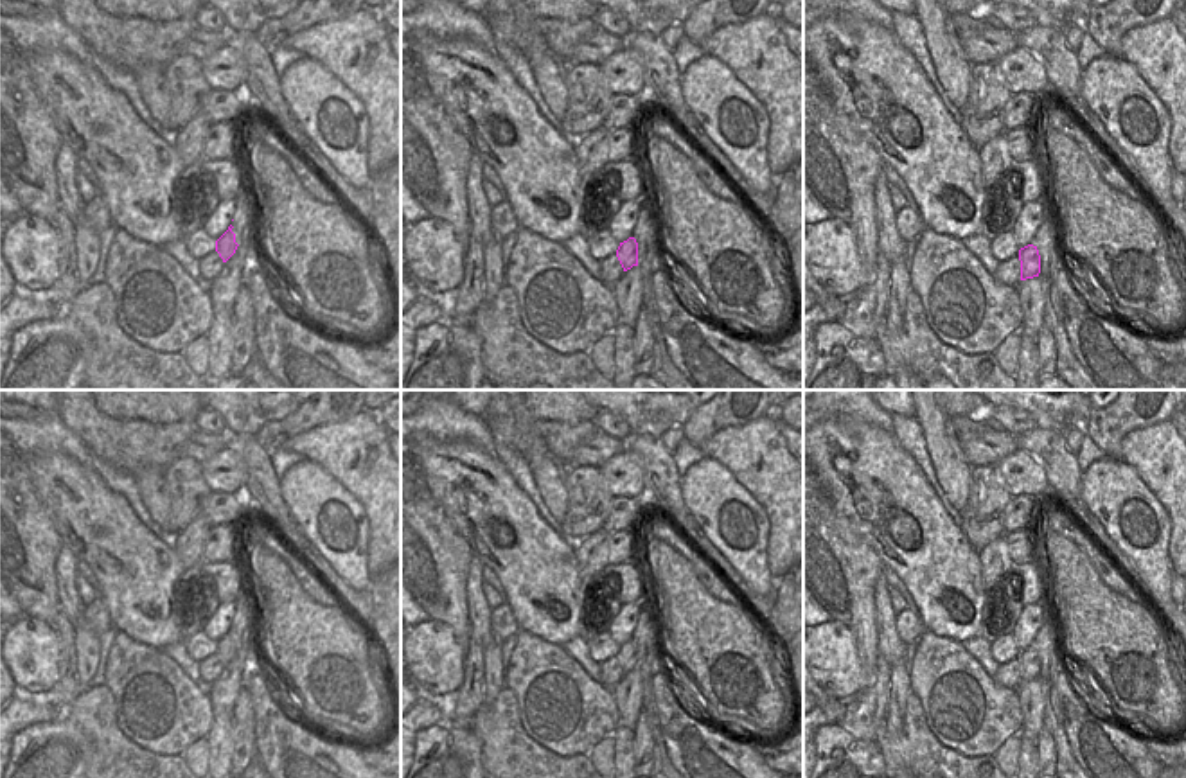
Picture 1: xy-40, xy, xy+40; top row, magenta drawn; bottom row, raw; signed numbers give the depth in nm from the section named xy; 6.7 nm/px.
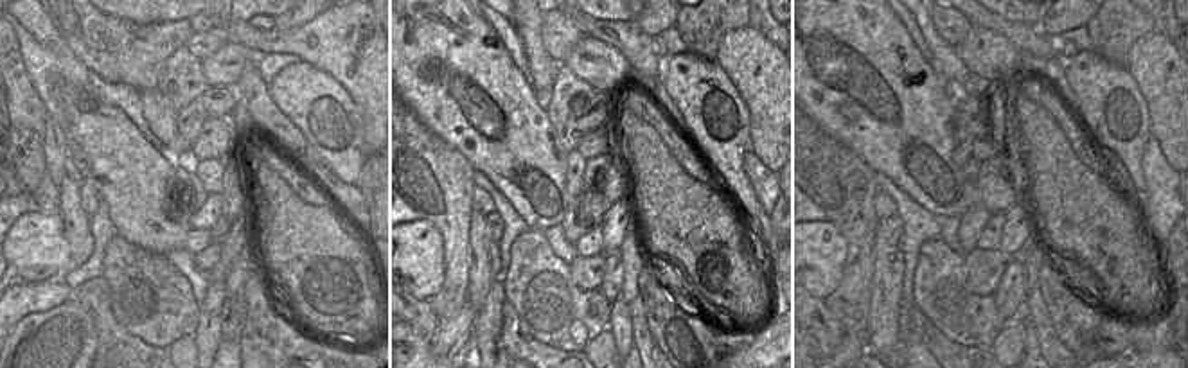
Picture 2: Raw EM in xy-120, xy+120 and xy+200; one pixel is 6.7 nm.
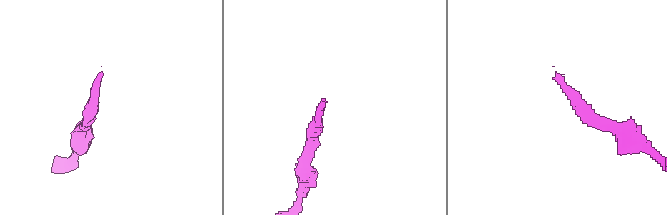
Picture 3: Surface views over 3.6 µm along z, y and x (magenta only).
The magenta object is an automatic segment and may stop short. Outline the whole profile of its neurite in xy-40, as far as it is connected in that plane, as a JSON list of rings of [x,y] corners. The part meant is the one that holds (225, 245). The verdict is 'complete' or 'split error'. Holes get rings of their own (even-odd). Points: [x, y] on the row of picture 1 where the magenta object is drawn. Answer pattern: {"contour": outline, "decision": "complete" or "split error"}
{"contour": [[[232,225],[228,226],[228,230],[216,241],[216,252],[219,253],[219,257],[223,259],[223,262],[226,262],[237,250],[237,243],[235,243],[235,234],[232,232]]], "decision": "complete"}

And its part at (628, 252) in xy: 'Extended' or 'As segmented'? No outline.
As segmented

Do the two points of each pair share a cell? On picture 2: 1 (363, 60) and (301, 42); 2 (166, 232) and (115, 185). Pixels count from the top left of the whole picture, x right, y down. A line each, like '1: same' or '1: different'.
1: same
2: same

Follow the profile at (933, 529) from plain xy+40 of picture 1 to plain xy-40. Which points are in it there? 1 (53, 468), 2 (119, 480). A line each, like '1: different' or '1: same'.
1: same
2: different

